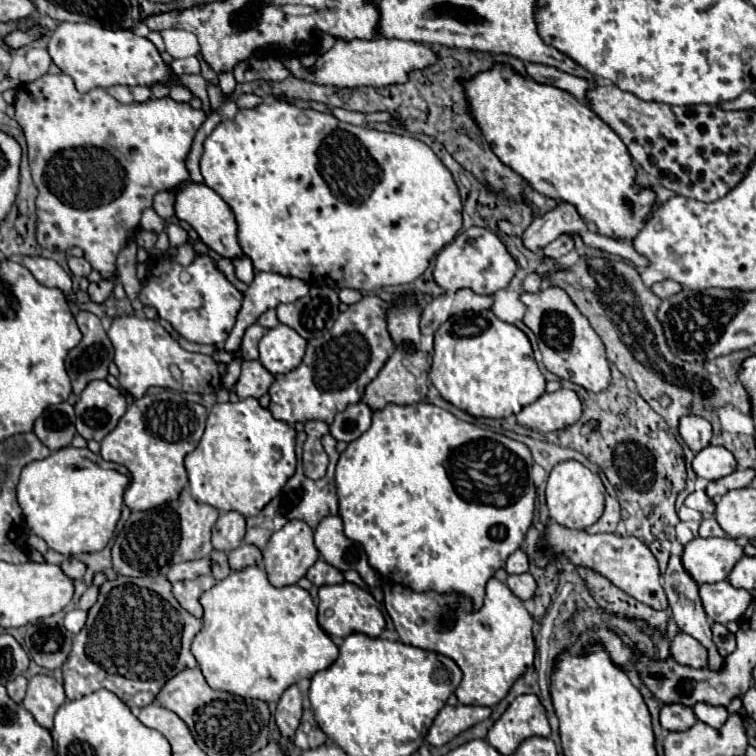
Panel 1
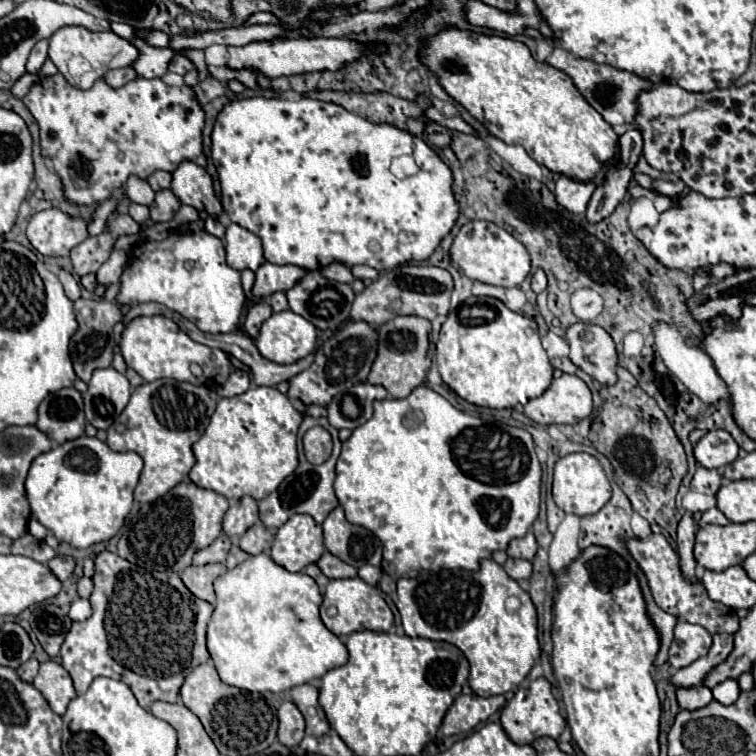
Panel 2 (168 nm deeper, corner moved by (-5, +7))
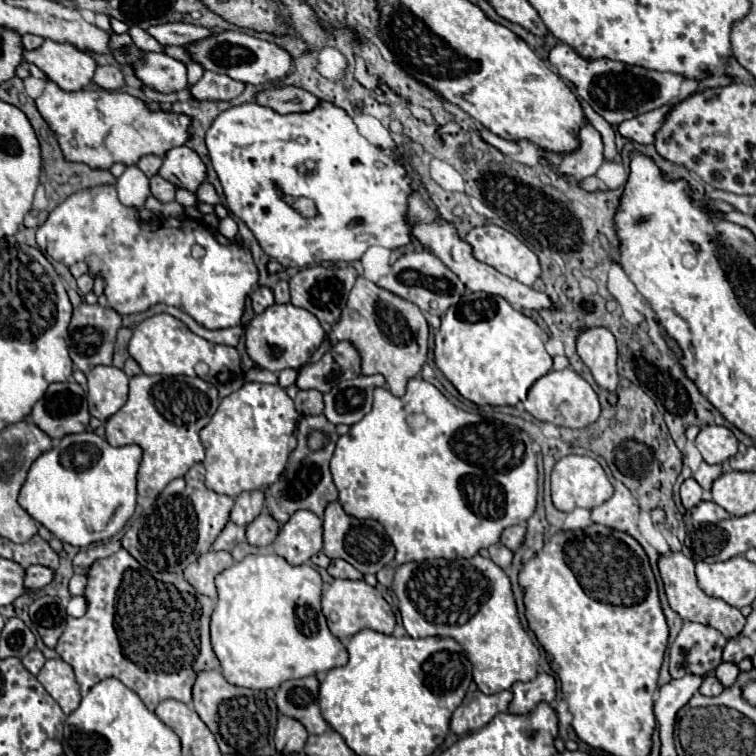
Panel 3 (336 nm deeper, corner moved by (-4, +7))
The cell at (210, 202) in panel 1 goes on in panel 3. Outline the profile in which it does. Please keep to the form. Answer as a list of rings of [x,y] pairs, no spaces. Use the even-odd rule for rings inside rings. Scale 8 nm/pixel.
[[[178,146],[166,154],[160,176],[176,188],[186,188],[188,192],[196,194],[198,188],[206,182],[206,166],[194,150],[188,146]]]

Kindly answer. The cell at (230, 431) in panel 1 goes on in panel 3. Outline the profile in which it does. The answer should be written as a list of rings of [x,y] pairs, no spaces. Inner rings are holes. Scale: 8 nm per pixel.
[[[248,382],[240,390],[226,396],[220,402],[210,424],[200,430],[200,440],[206,448],[206,458],[202,462],[206,468],[206,488],[234,498],[246,490],[266,490],[268,486],[272,486],[282,474],[290,452],[296,448],[296,422],[300,422],[300,414],[296,412],[294,402],[286,394],[286,390],[282,390],[278,384]]]

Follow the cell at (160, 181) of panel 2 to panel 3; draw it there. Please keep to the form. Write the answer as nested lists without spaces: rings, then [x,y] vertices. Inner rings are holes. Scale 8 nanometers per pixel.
[[[148,156],[148,158],[142,158],[142,160],[138,162],[138,168],[140,168],[148,178],[156,176],[158,170],[160,170],[160,166],[162,166],[162,160],[156,158],[156,156]]]

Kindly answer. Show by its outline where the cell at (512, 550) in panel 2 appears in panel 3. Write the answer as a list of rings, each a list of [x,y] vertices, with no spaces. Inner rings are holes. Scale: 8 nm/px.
[[[522,524],[522,526],[510,526],[510,528],[506,528],[506,530],[502,532],[500,542],[502,542],[506,548],[510,548],[510,550],[518,550],[518,548],[522,546],[524,538],[526,538],[526,526]]]

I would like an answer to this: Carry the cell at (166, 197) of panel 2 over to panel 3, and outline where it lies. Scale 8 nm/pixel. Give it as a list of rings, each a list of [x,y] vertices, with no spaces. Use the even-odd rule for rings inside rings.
[[[156,176],[156,178],[150,178],[150,190],[152,190],[152,196],[160,202],[172,202],[174,200],[174,192],[176,192],[176,186],[172,186],[170,182],[166,182],[164,178]]]

